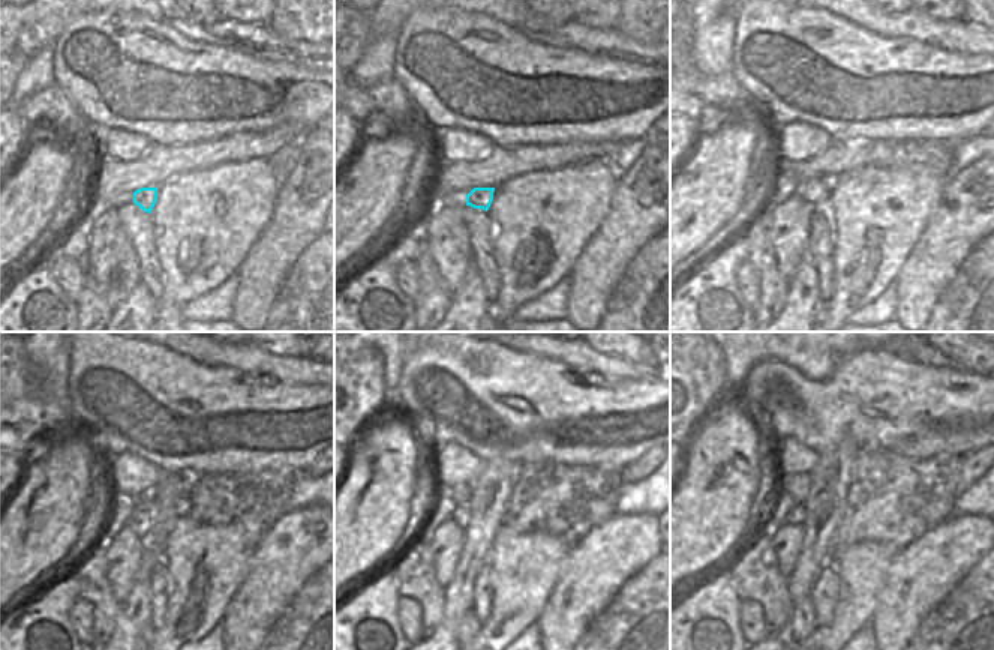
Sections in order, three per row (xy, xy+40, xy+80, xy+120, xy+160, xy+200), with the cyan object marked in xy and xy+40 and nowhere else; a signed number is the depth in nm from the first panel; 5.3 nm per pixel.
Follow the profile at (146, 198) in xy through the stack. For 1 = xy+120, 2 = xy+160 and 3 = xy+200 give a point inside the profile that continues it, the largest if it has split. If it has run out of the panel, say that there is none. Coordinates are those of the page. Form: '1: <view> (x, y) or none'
1: xy+120 (140, 523)
2: xy+160 (461, 515)
3: xy+200 (796, 515)

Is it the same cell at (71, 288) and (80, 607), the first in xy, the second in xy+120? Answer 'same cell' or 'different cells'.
same cell

